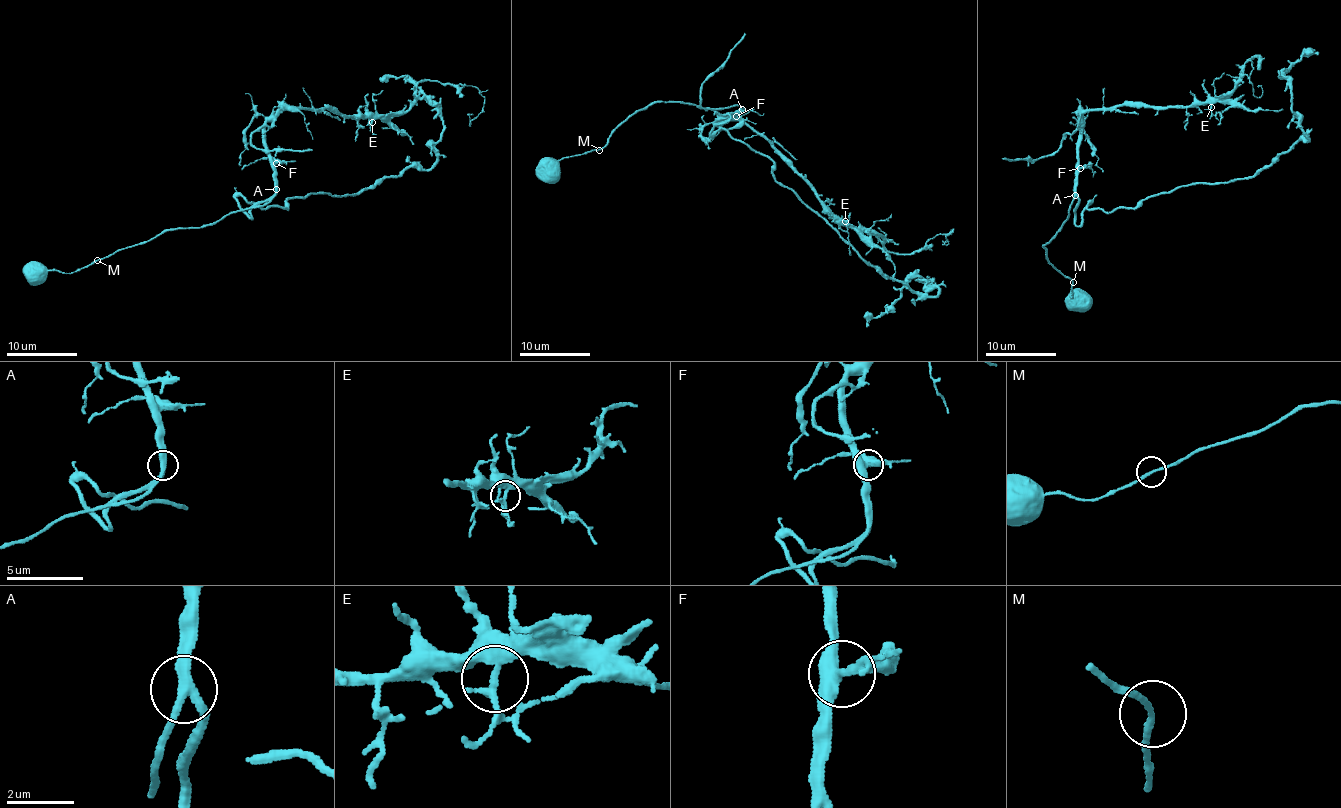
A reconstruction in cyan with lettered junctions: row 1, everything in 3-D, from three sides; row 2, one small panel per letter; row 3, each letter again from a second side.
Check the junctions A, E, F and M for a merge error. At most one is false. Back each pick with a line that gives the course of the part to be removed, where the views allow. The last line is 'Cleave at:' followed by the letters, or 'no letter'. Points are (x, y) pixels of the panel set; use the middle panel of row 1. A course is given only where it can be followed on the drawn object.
Cleave at: no letter

